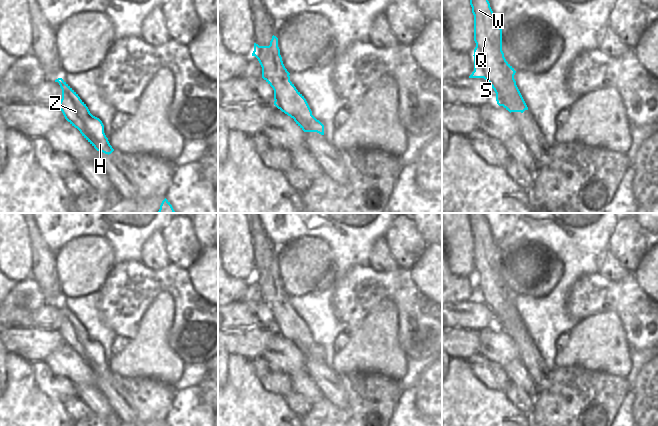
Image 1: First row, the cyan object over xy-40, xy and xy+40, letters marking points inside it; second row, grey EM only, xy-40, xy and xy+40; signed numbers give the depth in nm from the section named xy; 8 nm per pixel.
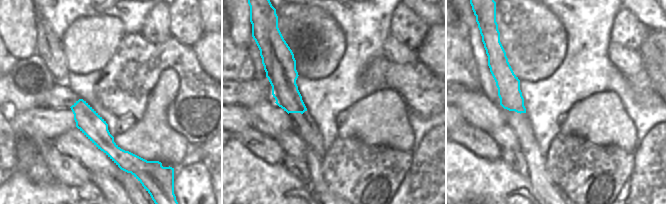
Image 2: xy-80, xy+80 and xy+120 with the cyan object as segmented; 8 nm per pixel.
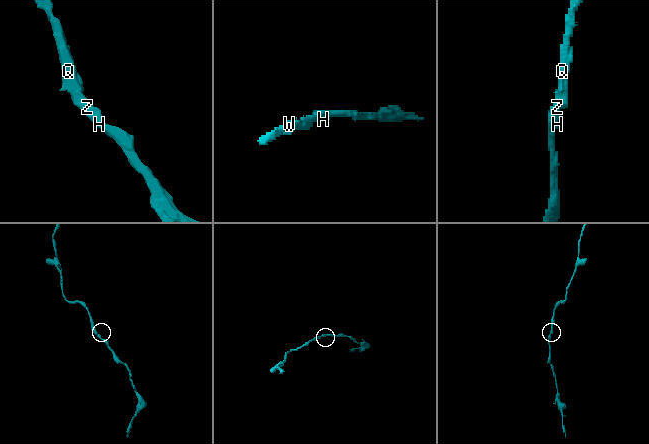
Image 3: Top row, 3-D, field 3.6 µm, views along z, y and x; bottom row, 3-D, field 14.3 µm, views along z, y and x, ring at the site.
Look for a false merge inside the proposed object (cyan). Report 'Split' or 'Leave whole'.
Leave whole

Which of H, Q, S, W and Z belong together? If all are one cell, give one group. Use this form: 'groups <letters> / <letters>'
groups H Q S W Z

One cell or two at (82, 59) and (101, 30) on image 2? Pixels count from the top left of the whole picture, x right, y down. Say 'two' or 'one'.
one

